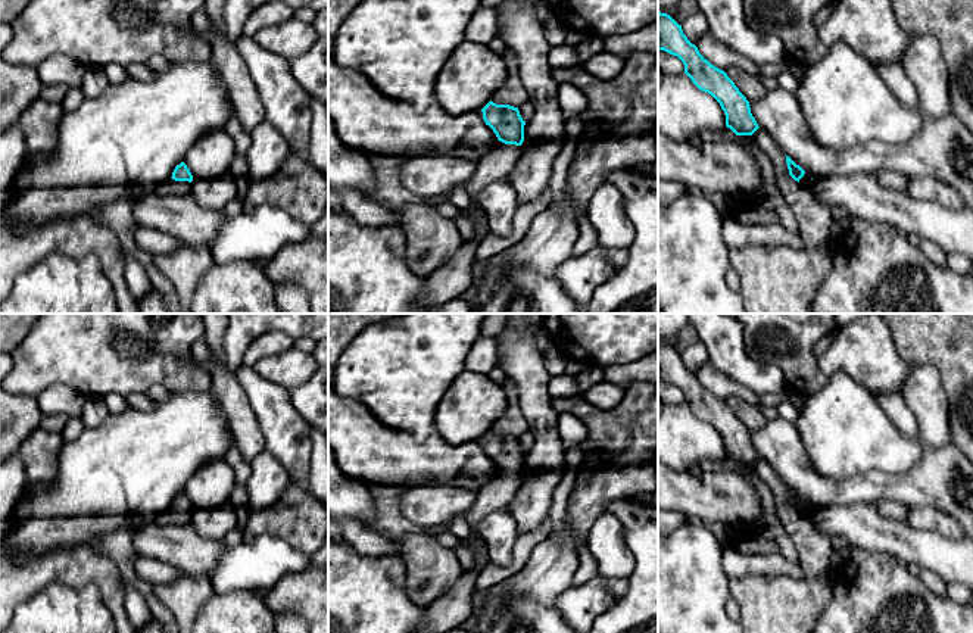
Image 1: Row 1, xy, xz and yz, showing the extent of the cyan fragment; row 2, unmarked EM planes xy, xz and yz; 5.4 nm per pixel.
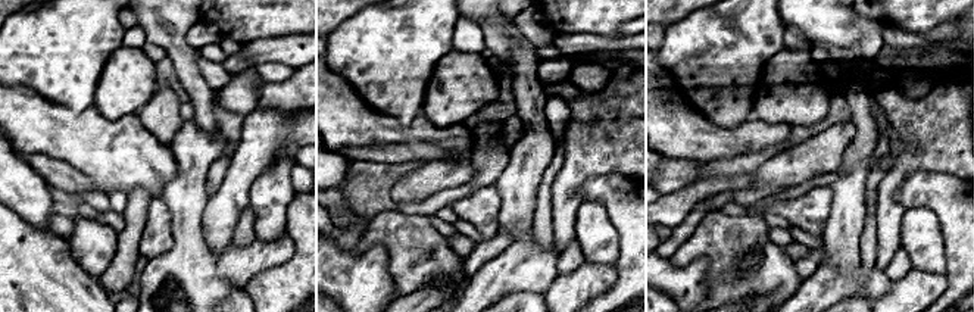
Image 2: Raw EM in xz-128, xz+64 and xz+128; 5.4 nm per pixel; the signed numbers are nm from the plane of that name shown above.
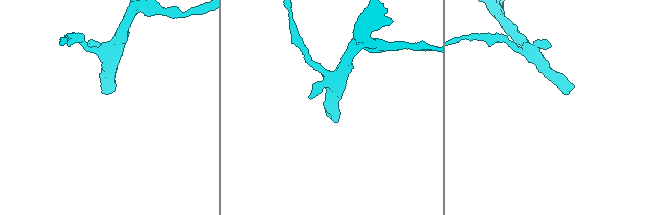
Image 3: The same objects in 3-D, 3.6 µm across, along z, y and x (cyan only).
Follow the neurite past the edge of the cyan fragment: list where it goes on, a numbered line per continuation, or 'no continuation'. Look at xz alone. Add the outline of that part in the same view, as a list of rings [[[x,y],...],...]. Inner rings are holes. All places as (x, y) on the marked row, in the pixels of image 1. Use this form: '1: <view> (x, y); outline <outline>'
1: xz (449, 281); outline [[[499,141],[492,153],[477,163],[474,175],[467,183],[467,191],[471,203],[467,215],[475,227],[475,237],[462,243],[455,256],[442,268],[425,278],[424,293],[420,296],[420,306],[446,305],[461,297],[473,284],[473,266],[478,244],[489,233],[486,212],[475,203],[474,196],[486,188],[490,183],[506,180],[515,169],[523,147]]]

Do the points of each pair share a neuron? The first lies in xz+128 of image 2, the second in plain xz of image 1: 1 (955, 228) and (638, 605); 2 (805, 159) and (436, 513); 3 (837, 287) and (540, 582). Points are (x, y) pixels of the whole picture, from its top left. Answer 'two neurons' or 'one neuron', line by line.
1: one neuron
2: one neuron
3: one neuron

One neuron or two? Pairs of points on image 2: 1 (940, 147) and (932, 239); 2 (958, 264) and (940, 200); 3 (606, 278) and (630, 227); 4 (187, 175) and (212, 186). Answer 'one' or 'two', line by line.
1: two
2: one
3: two
4: two

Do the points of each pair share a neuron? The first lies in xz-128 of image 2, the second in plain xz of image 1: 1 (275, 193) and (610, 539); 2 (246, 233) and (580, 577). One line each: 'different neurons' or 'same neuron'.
1: same neuron
2: same neuron

